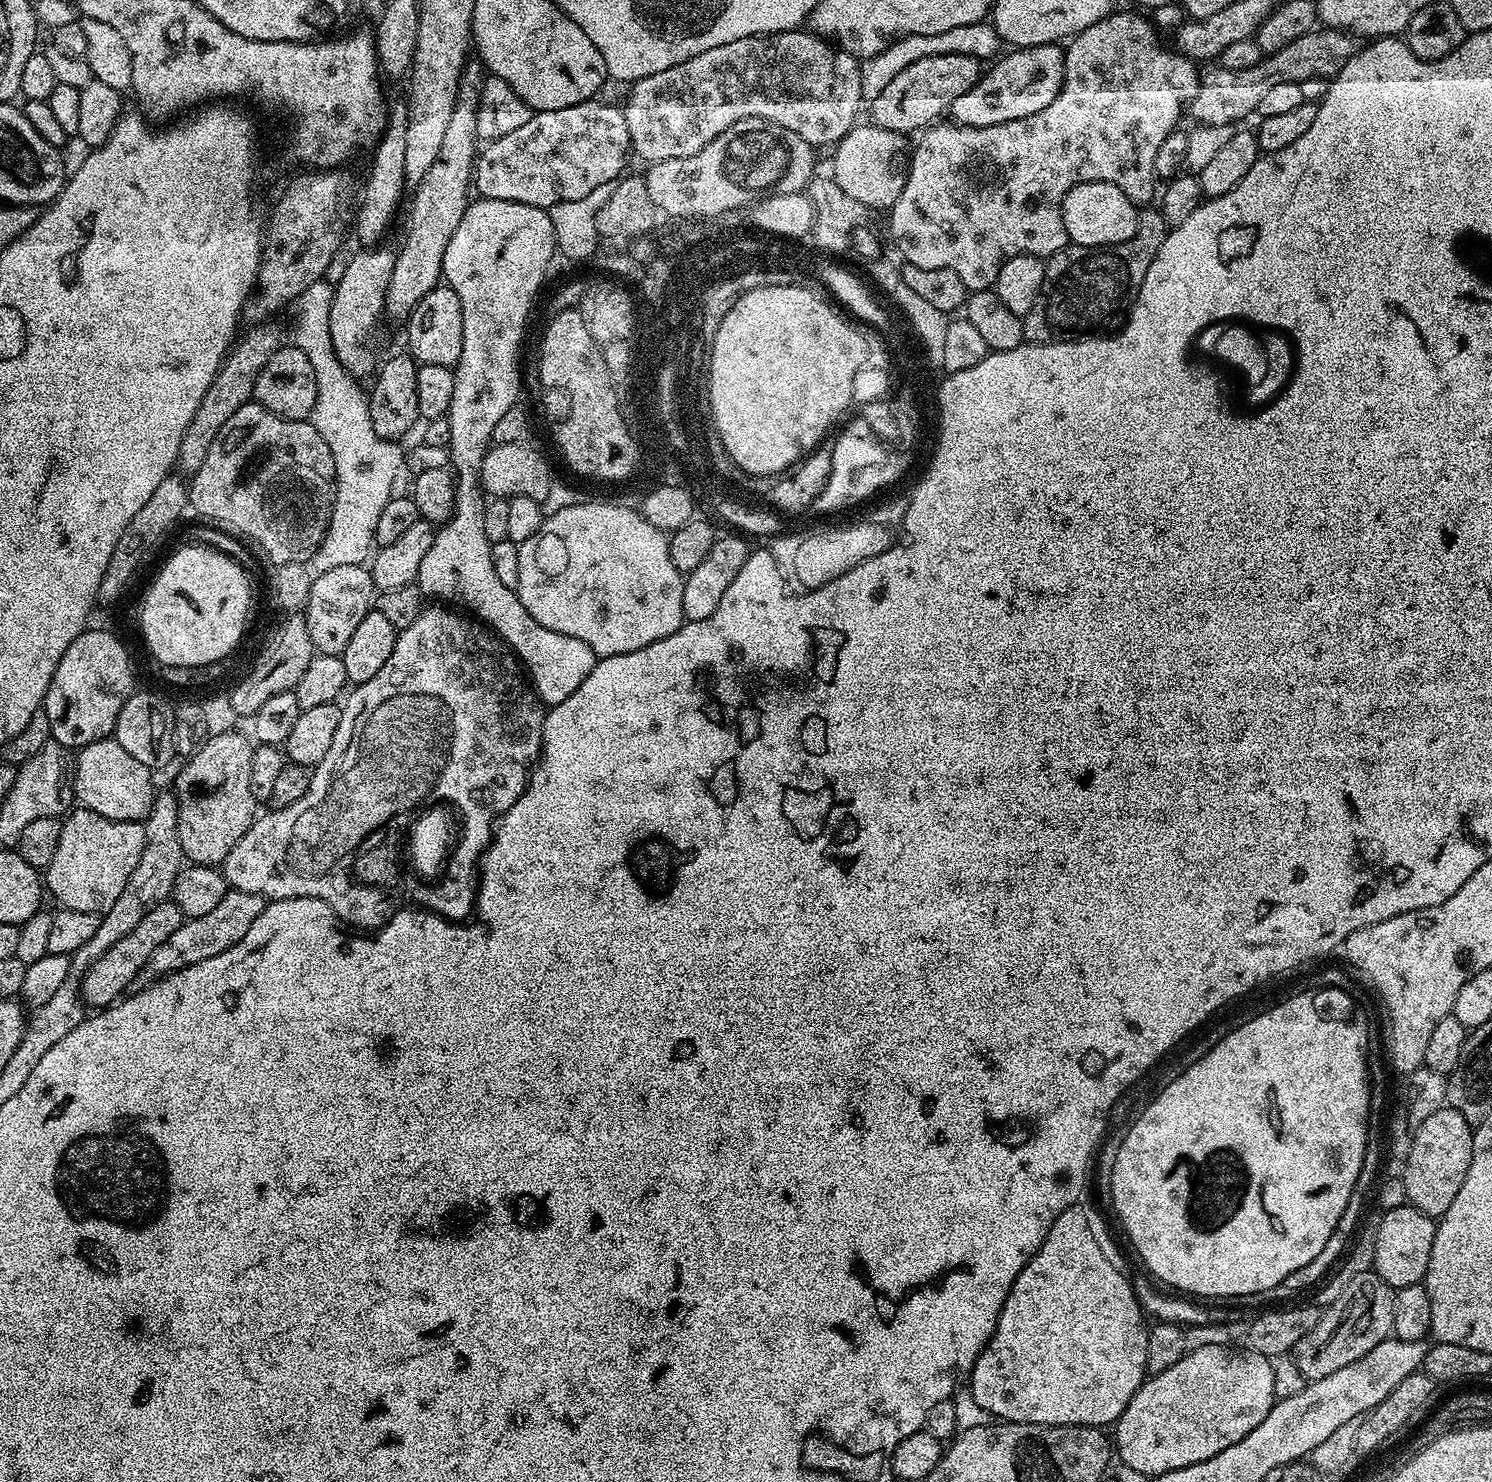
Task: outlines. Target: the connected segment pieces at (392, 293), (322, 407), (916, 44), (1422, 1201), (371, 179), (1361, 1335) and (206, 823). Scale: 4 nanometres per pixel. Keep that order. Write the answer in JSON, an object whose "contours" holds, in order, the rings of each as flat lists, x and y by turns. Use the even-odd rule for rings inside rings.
{"contours":[[[469,59,464,65,464,73,460,75,458,98,454,102,454,114,450,114,450,123,446,135,442,137,438,158,434,158,430,170,426,170,422,182,414,186,413,192,416,193,413,194,412,205,408,208,408,229,405,230,404,241,396,252,390,286,386,290,387,315,400,322,407,321,414,306,441,283,446,246,450,246,450,238,454,238,454,230,458,230,458,222,462,222,462,214,466,214,468,209,468,188,470,192,474,184,478,155,478,94,482,90,485,75,486,69,479,59]],[[327,279,314,282,314,286,295,301,296,329,291,340,294,347,310,358,310,366,314,366,318,394,310,422,314,430,322,434,322,442,330,446,336,471,336,501,332,504,328,533,310,561,317,573,334,570,334,566,364,564,369,559,376,544,378,514,382,514,386,502,392,499,392,483,406,464,406,452,403,447,399,448,399,443,383,440,374,434,365,389,356,385,359,384,357,379,349,375,334,354,330,342,330,308,334,288,328,283]],[[988,22,958,26,943,36,902,36,891,41,888,47,883,48,878,55,869,56,861,63,861,94,863,99,868,102,878,98,878,94,882,94,882,89,901,70,906,70,906,66,910,66,910,62,918,62,918,58,930,58,934,54,970,54,981,62,988,62,1001,51,1001,48,1000,36]],[[1447,1106,1430,1114,1430,1118,1426,1118,1422,1126,1418,1126,1412,1139,1410,1154,1403,1165,1404,1172,1402,1171,1402,1179,1408,1195,1407,1203,1433,1218,1439,1218,1446,1210,1450,1210,1450,1202,1454,1202,1454,1194,1458,1194,1458,1190,1462,1187,1462,1182,1466,1178,1466,1170,1470,1170,1473,1131,1473,1125,1461,1112]],[[400,102,387,109,386,123,383,132,380,134,380,139,376,141,374,145,374,151,376,153,372,156,372,169,368,172,368,181,364,184,364,197,360,200,360,209,355,209,354,220,356,216,356,236,361,240,361,245,372,246,377,243,376,240,384,232,384,227,387,226,388,220,379,212,378,209,372,208,375,204,396,204,400,200,400,195,406,191,406,185,404,183,404,175,406,174,406,122,408,121,408,105,407,103]],[[1375,1271,1358,1274,1334,1302,1323,1309,1318,1318,1318,1326,1294,1345,1294,1359,1298,1370,1302,1370,1305,1381,1326,1378,1350,1362,1358,1362,1362,1354,1370,1354,1381,1347,1384,1339,1392,1336,1394,1322,1394,1298,1396,1293]],[[220,732,209,735,208,739,187,757,188,760,180,768,180,773,176,776,176,788,174,787,174,795,176,797,176,805,178,806,178,838,182,838,182,850,184,851,185,861,194,864,206,864,209,866,223,865,226,854,230,854,230,850,234,850,234,846,238,842,238,838,242,838,242,834,246,834,246,830,252,828,252,822,258,815,258,802,252,793,250,786,250,762,252,761,253,741,247,735,244,736,240,732]]]}

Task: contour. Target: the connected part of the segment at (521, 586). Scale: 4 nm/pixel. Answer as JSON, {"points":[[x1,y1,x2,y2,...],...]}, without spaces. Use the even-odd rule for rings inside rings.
{"points":[[607,499,581,502,574,506,568,506,566,510,558,510,558,514,547,517,544,525,534,534,534,538,526,538,526,542,520,545,518,554,518,586,517,596,520,597,522,606,530,610,530,618,546,630,554,630,558,634,566,634,570,638,578,638,578,642,586,642,590,650,598,658,606,656,617,656,618,654,630,654,634,650,642,650,642,646,650,646,650,642,658,642,670,634,674,634,685,623,684,611,682,610,682,590,684,589,684,576,670,562,670,550,668,549,668,536,660,529,650,526,646,522,643,511,627,508,624,504,610,504]]}

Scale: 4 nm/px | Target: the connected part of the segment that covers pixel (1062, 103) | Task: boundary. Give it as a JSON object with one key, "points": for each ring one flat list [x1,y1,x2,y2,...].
{"points":[[1121,10,1113,11,1110,16,1103,16,1094,26,1090,26,1086,30,1082,30,1077,36,1071,37,1067,41,1066,47,1064,48,1064,85,1062,90,1058,94,1058,98,1054,98,1054,102,1050,102,1050,106,1046,106,1046,110,1038,110,1038,114,1030,114,1026,118,1018,118,1014,122,1002,122,998,126,982,126,981,128,971,128,965,124,958,124,955,122,937,122,927,129,919,137,920,141,915,141,914,147,910,152,910,159,908,162,908,177,906,178,906,186,902,186,902,194,898,194,898,202,894,202,894,206,887,213,888,216,888,228,892,231,890,236,891,243,896,244,899,255,903,257,907,263,913,264,914,266,922,266,926,270,954,270,954,274,958,274,958,278,962,278,962,282,968,287,969,293,983,292,991,289,995,285,996,279,998,278,999,271,1002,270,1002,266,1008,259,1014,258,1016,255,1032,255,1041,258,1047,258,1054,255,1058,250,1062,250,1069,243,1066,228,1063,226,1062,220,1062,206,1063,196,1066,195,1067,191,1071,187,1078,183,1086,182,1104,182,1113,183,1114,186,1118,186,1122,193,1126,194,1132,203,1137,206,1148,206,1153,203,1154,197,1158,192,1158,177,1154,170,1154,157,1158,155,1158,150,1162,147,1162,142,1166,142,1166,138,1172,132,1177,131,1178,125,1176,124,1180,120,1180,115,1185,115,1186,106,1191,105,1192,99,1198,92,1198,86,1200,85,1201,73,1196,72,1197,65,1193,61,1189,60,1186,56,1181,56,1179,52,1173,50,1171,47,1163,48,1160,45,1160,40,1156,37,1156,32,1152,29,1152,24,1144,16,1131,16,1128,12,1120,12]]}

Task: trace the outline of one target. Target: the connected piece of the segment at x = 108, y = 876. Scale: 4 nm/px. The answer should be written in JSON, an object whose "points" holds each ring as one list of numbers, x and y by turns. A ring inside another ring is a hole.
{"points":[[73,807,63,817,58,850,54,850,54,858,46,869,47,891,60,908,103,914,118,902,118,894,126,890,126,882,130,882,138,858,142,858,145,842,143,823,111,820,102,814,94,814,89,808]]}

